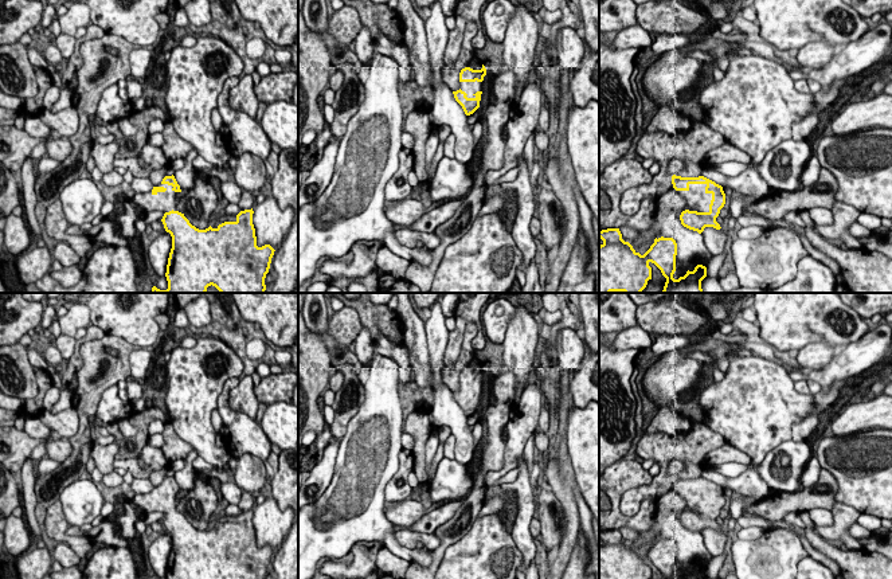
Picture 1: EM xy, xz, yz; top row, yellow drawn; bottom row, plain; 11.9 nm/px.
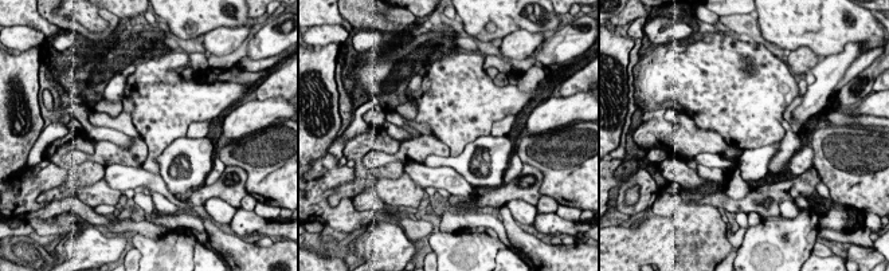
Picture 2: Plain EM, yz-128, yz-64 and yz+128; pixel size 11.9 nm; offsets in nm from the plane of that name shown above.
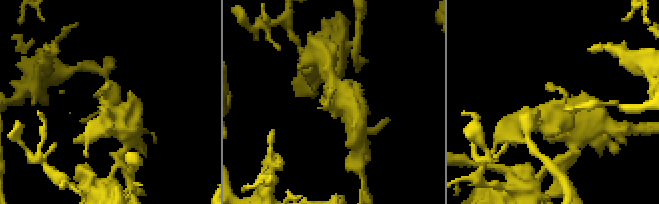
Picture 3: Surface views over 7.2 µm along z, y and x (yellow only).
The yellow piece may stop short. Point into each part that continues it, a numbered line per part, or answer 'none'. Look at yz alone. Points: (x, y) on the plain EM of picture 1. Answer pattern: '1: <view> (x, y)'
1: yz (696, 500)

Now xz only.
1: xz (469, 388)

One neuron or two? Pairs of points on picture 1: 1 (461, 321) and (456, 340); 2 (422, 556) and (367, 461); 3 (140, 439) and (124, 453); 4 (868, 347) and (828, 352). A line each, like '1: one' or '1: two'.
1: one
2: one
3: one
4: two

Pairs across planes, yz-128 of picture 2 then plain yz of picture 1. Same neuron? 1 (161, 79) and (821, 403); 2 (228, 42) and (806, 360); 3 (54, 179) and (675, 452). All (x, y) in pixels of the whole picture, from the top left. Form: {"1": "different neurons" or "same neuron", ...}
{"1": "different neurons", "2": "same neuron", "3": "different neurons"}

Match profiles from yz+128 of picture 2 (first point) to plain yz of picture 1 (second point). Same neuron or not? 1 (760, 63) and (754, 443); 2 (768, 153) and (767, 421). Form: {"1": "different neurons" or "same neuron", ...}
{"1": "same neuron", "2": "different neurons"}

